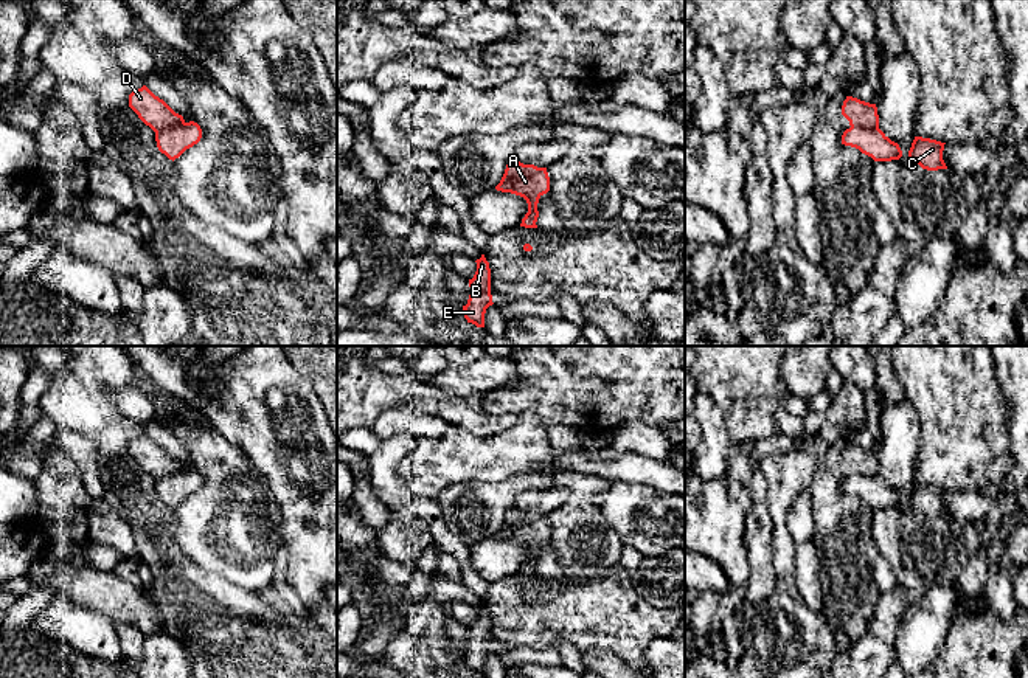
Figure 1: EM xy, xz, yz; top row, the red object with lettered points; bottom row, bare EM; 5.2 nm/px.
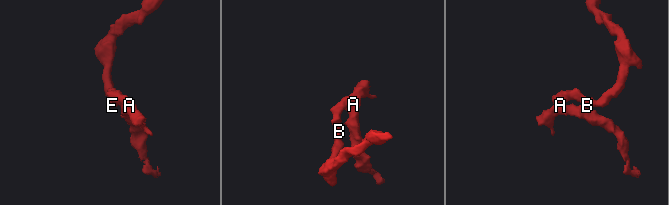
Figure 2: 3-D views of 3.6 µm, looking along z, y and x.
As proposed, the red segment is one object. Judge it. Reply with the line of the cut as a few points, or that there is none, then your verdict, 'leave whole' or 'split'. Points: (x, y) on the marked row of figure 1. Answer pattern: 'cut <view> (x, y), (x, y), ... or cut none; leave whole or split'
cut xy (185, 123), (156, 132); split

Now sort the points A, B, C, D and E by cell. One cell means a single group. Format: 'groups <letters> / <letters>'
groups A C / B D E

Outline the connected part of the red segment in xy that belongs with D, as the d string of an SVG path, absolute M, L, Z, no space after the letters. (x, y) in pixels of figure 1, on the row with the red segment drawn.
M146 85L129 95L129 107L154 132L185 124L183 116L175 113L163 99L155 96Z

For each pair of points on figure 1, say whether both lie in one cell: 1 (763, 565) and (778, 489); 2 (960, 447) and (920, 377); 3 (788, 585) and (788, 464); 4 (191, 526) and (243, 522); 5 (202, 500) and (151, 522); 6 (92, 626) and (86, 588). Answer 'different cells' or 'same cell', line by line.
1: different cells
2: same cell
3: same cell
4: same cell
5: different cells
6: different cells

